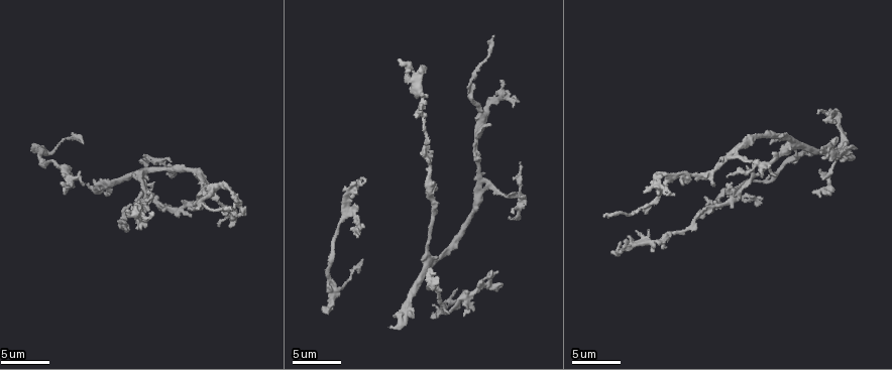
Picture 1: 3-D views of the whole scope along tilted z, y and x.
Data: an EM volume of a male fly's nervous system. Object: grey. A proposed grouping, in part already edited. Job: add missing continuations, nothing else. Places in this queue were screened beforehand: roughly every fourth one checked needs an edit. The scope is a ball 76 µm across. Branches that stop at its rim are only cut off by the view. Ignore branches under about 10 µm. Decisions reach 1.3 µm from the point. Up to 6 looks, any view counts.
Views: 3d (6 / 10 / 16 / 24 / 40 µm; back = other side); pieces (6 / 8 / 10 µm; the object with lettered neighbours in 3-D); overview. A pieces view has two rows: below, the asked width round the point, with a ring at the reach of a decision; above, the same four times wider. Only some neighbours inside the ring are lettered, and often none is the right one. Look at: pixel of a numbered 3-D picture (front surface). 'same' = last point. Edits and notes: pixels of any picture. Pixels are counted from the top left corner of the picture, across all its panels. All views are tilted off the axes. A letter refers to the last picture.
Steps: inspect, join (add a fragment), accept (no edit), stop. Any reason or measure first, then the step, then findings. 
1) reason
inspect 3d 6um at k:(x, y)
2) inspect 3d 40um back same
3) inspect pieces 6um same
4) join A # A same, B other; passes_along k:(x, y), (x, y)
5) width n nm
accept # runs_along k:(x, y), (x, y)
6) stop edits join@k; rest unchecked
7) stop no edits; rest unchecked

inspect pieces 10um at 1:(773, 176)

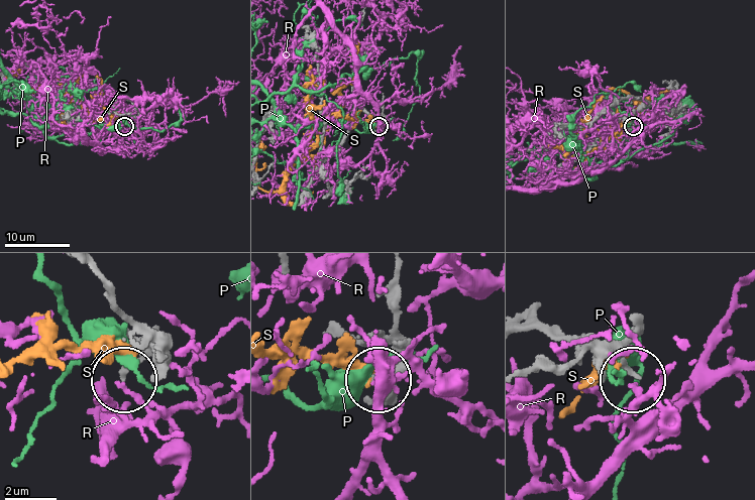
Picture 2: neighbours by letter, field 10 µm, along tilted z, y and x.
accept # P other, R other, S other; no lettered fragment goes on from it

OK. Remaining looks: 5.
free end
inspect pieces 8um at 1:(605, 216)

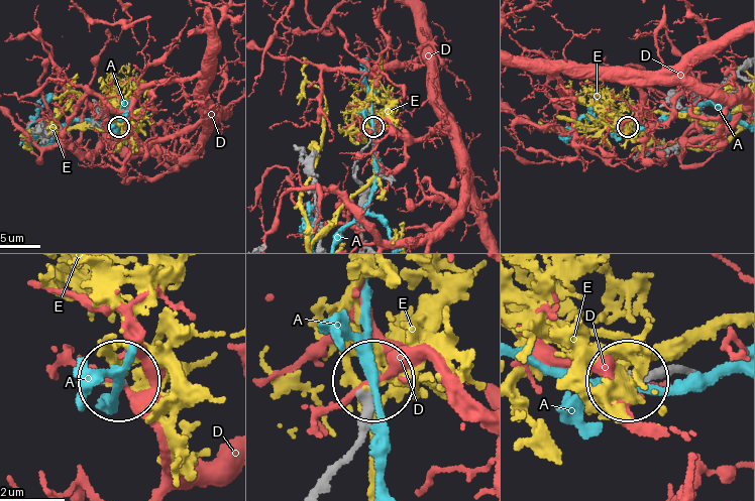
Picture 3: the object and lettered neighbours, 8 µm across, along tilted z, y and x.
width 210 nm
accept # A other, D other, E other; runs_along 3:(318, 483), (360, 433), (372, 378); no lettered fragment goes on from it

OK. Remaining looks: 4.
an open end
inspect 3d 10um at 1:(399, 62)

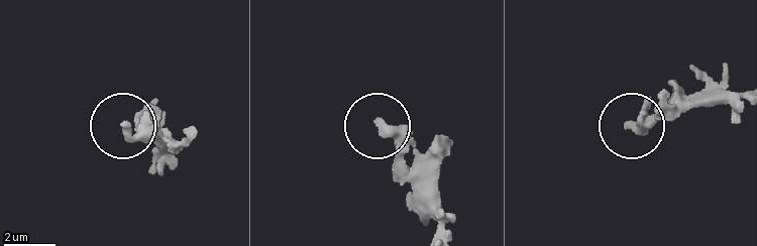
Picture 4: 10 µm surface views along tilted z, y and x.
inspect pieces 6um at 4:(630, 127)

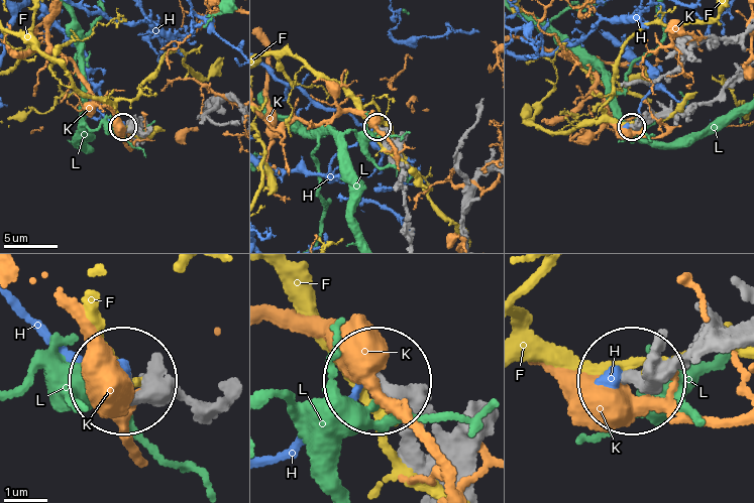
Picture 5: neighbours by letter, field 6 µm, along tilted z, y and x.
accept # F other, H other, K other, L other; runs_along 5:(736, 331), (636, 378); none of them fits

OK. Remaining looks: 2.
stop no edits; rest unchecked

